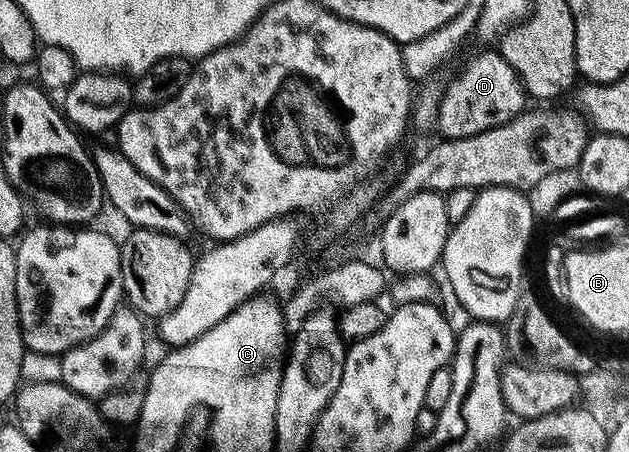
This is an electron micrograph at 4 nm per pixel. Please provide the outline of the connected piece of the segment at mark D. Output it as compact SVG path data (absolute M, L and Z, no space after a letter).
M484 49L481 55L476 55L452 80L448 88L443 88L440 97L440 107L436 111L435 130L440 130L440 135L445 139L456 139L472 137L474 134L482 133L484 130L494 129L495 126L504 125L512 118L518 117L521 111L525 110L526 92L518 73L510 66L510 61L502 57L499 50Z

